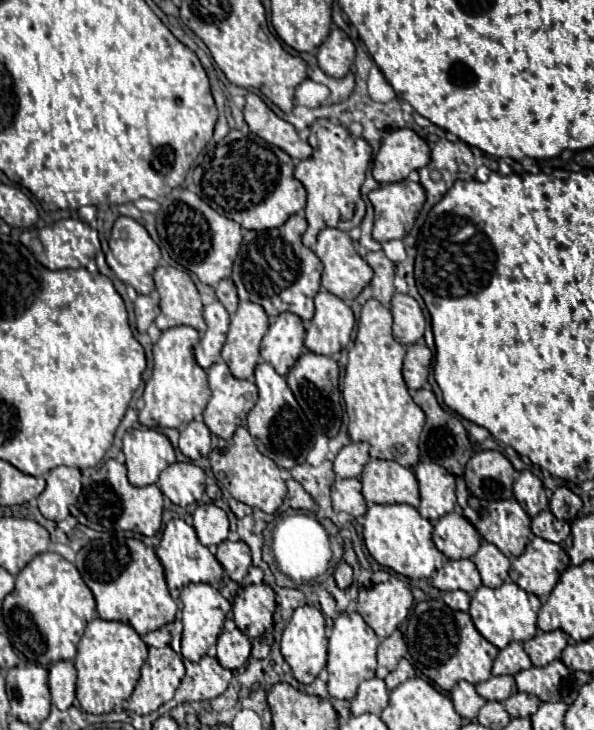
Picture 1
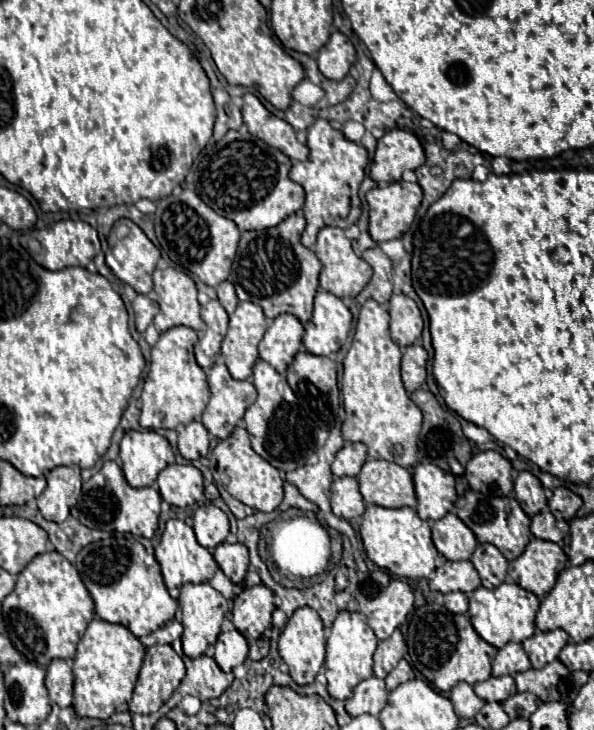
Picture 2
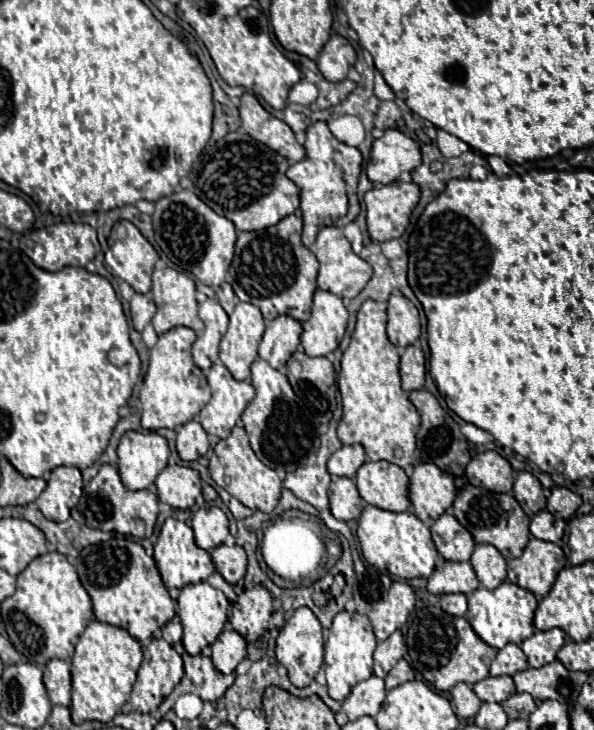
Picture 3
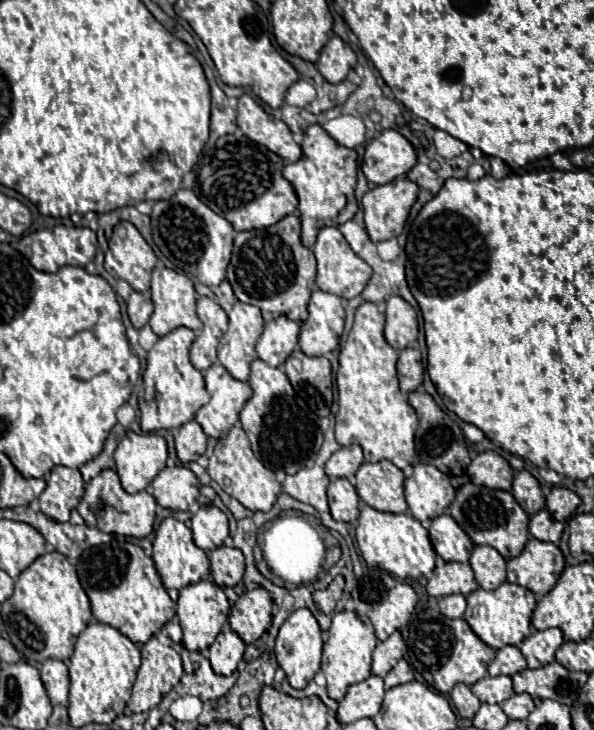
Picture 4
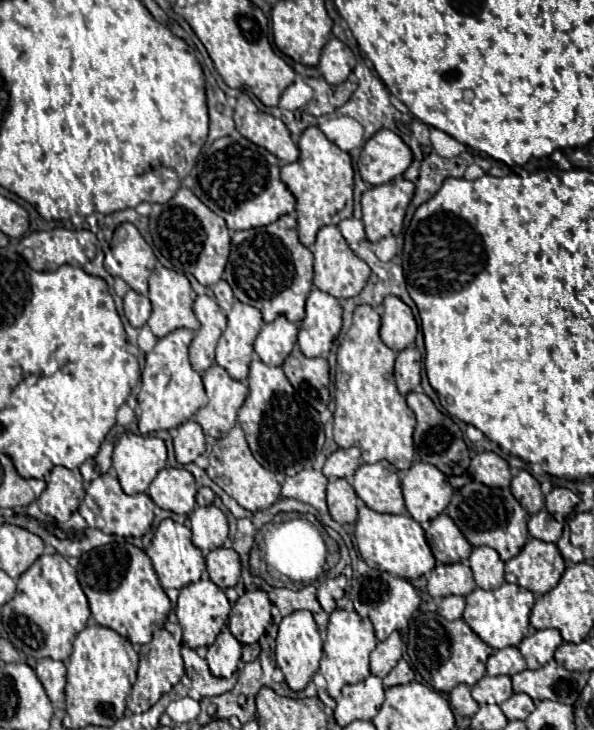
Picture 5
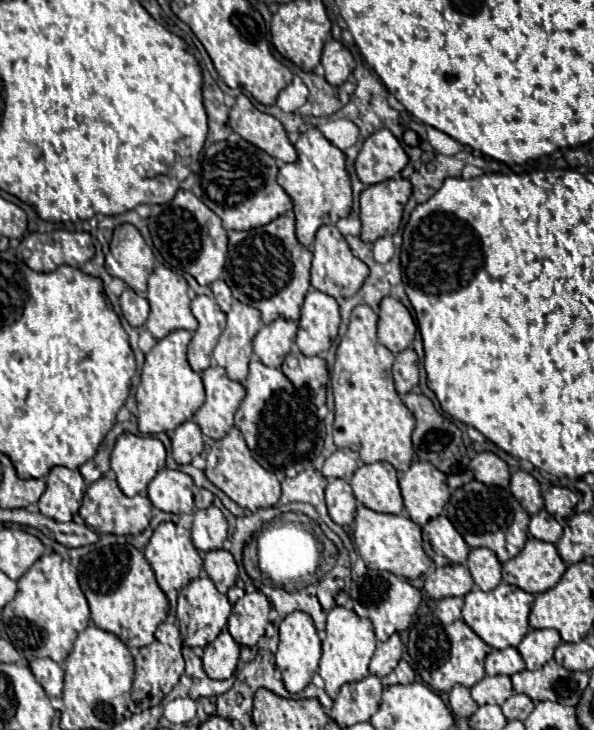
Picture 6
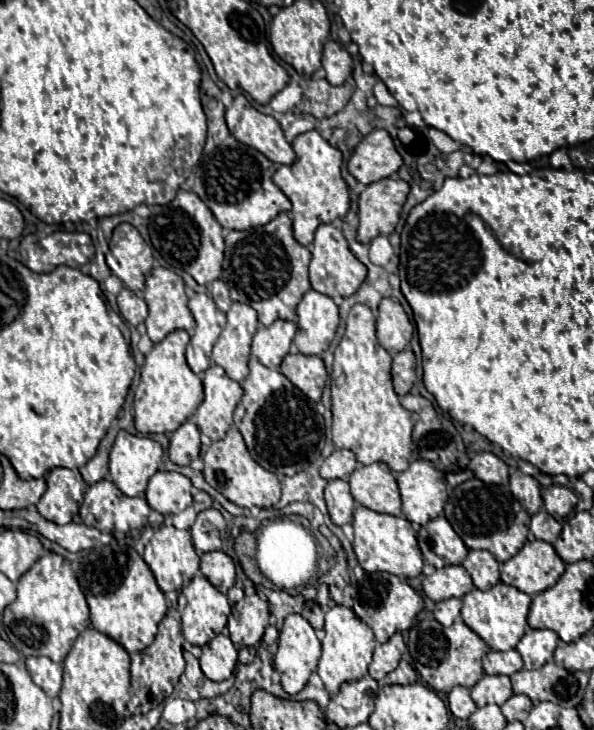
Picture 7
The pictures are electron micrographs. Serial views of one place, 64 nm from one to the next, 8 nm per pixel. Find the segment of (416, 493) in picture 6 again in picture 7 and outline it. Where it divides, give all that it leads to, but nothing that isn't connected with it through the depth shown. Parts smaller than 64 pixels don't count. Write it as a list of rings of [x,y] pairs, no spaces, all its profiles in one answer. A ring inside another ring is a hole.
[[[428,460],[410,462],[408,470],[400,472],[396,480],[402,496],[402,514],[406,520],[424,526],[428,520],[438,518],[444,512],[448,498],[446,476]]]

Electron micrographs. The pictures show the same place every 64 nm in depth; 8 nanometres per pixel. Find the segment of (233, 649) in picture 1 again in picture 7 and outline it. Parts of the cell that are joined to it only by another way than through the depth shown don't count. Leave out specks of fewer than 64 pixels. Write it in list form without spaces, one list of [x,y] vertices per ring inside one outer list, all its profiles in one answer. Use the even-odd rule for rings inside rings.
[[[218,634],[212,642],[202,646],[202,656],[200,656],[200,668],[202,672],[214,680],[226,680],[232,676],[238,660],[238,650],[232,644],[232,640],[224,634]]]

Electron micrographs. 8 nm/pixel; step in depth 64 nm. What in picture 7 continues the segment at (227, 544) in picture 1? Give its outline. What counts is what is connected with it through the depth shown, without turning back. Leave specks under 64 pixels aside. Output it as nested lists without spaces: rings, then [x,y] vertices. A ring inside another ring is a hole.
[[[222,550],[206,552],[200,560],[200,570],[210,580],[210,584],[216,586],[222,594],[226,594],[234,586],[234,578],[236,578],[234,562]]]

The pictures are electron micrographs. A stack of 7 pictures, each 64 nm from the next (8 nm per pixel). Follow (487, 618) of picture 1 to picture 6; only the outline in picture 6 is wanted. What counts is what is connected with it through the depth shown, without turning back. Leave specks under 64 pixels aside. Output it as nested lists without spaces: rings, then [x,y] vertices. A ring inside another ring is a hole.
[[[504,582],[490,592],[482,592],[480,588],[474,588],[464,596],[462,618],[488,646],[496,650],[504,650],[510,646],[518,646],[520,640],[524,638],[528,630],[528,614],[530,614],[532,602],[534,602],[532,594]]]

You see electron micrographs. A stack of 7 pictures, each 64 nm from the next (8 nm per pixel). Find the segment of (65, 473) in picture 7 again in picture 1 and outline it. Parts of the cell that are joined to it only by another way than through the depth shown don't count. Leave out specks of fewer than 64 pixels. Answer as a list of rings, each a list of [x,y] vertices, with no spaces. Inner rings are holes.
[[[58,466],[46,478],[46,488],[38,496],[38,508],[44,518],[60,522],[70,513],[70,506],[77,503],[82,493],[82,470]]]

